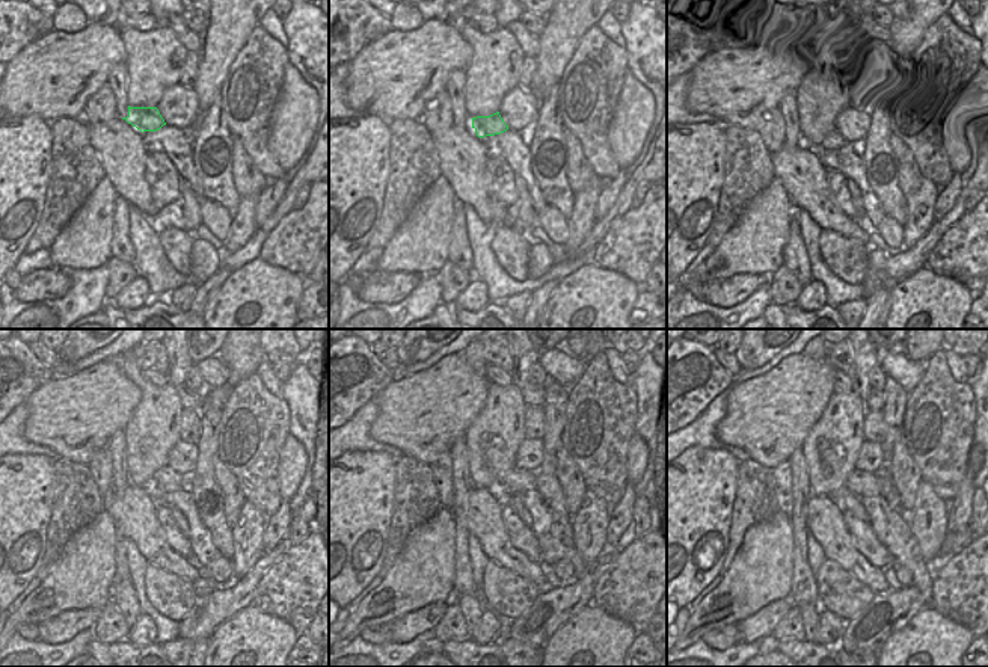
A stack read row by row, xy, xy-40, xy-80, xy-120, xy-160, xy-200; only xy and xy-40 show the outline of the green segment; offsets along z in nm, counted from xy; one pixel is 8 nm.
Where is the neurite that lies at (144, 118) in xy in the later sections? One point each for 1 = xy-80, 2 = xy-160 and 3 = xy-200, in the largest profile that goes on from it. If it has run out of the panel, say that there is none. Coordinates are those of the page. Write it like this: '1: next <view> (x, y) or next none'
1: next xy-80 (833, 141)
2: next xy-160 (516, 480)
3: next xy-200 (862, 483)

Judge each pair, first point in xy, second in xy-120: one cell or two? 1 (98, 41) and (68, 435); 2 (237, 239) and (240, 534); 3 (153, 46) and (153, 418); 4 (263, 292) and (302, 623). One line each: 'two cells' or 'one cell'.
1: one cell
2: one cell
3: one cell
4: two cells

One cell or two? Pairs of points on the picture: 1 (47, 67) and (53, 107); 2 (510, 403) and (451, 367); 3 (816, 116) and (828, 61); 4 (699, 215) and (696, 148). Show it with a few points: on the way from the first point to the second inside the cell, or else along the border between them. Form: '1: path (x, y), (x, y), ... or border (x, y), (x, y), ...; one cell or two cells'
1: path (49, 77), (53, 86), (53, 97); one cell
2: border (490, 384), (486, 402), (472, 421); two cells
3: path (819, 103), (828, 83), (828, 74); one cell
4: path (696, 198), (696, 165); one cell

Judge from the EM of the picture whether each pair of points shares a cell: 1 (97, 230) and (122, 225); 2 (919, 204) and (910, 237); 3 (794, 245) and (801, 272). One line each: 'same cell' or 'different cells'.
1: different cells
2: same cell
3: same cell

